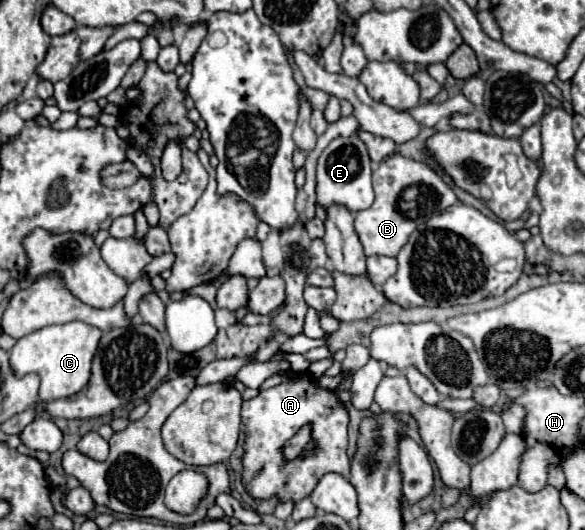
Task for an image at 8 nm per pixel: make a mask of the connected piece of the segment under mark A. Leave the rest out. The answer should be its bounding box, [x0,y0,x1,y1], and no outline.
[243,375,349,501]

